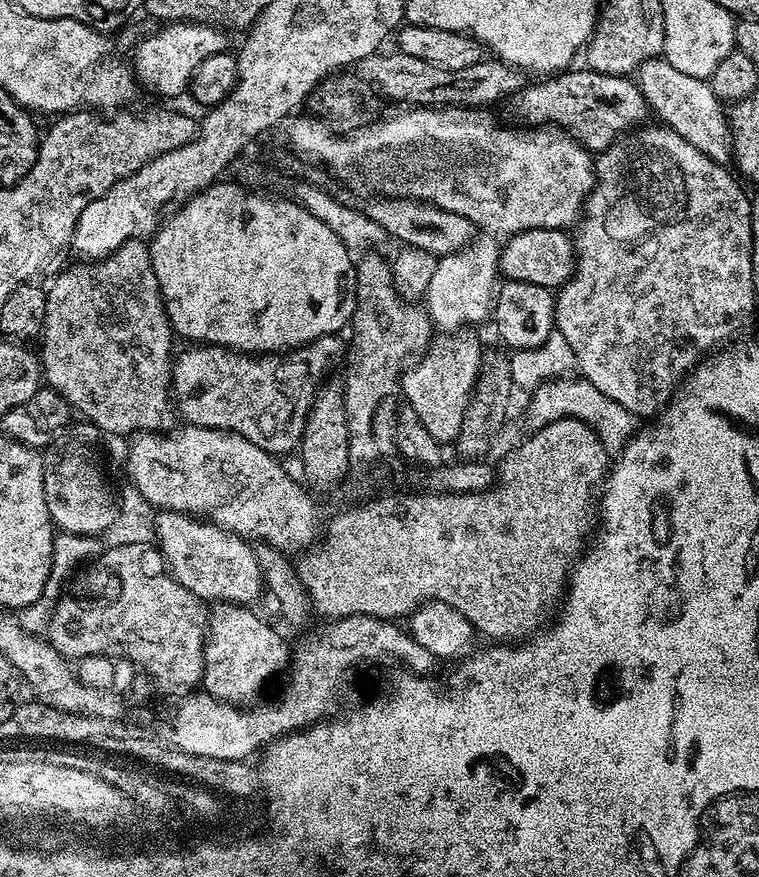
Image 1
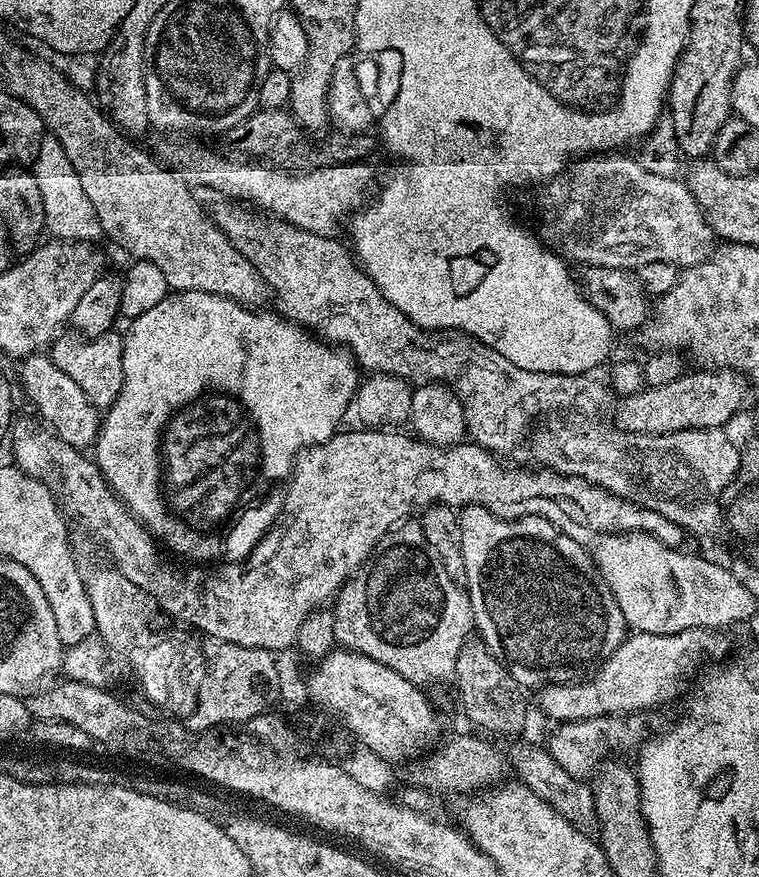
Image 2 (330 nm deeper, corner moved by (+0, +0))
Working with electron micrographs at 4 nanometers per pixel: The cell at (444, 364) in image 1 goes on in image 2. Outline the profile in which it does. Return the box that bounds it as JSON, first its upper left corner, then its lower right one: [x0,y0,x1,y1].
[458,506,629,689]

